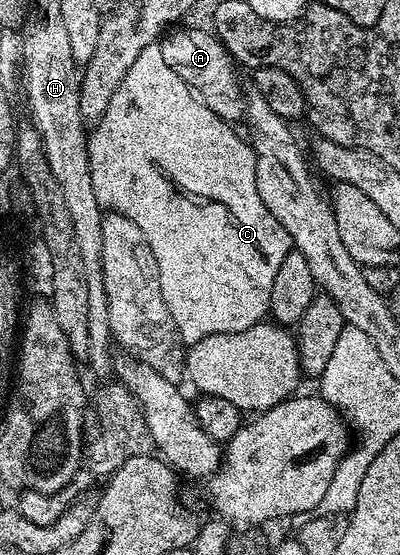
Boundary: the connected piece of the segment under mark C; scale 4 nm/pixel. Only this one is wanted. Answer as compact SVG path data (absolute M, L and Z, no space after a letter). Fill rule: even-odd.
M151 44L142 51L139 59L131 63L127 75L123 75L123 83L119 83L119 91L111 99L107 111L101 120L92 126L88 134L89 163L91 183L94 184L98 203L106 210L121 213L133 220L143 235L149 241L158 261L159 283L162 284L163 303L167 303L167 311L171 311L171 319L175 319L175 327L179 331L186 346L195 344L199 339L207 339L207 335L220 333L238 333L247 331L253 325L260 325L266 320L271 299L271 283L275 283L275 275L279 275L279 263L287 259L291 252L291 242L283 224L275 219L271 211L264 206L256 187L257 153L244 136L236 133L234 126L224 121L211 107L202 103L201 98L189 88L188 83L169 66L167 59L163 59L163 51Z

